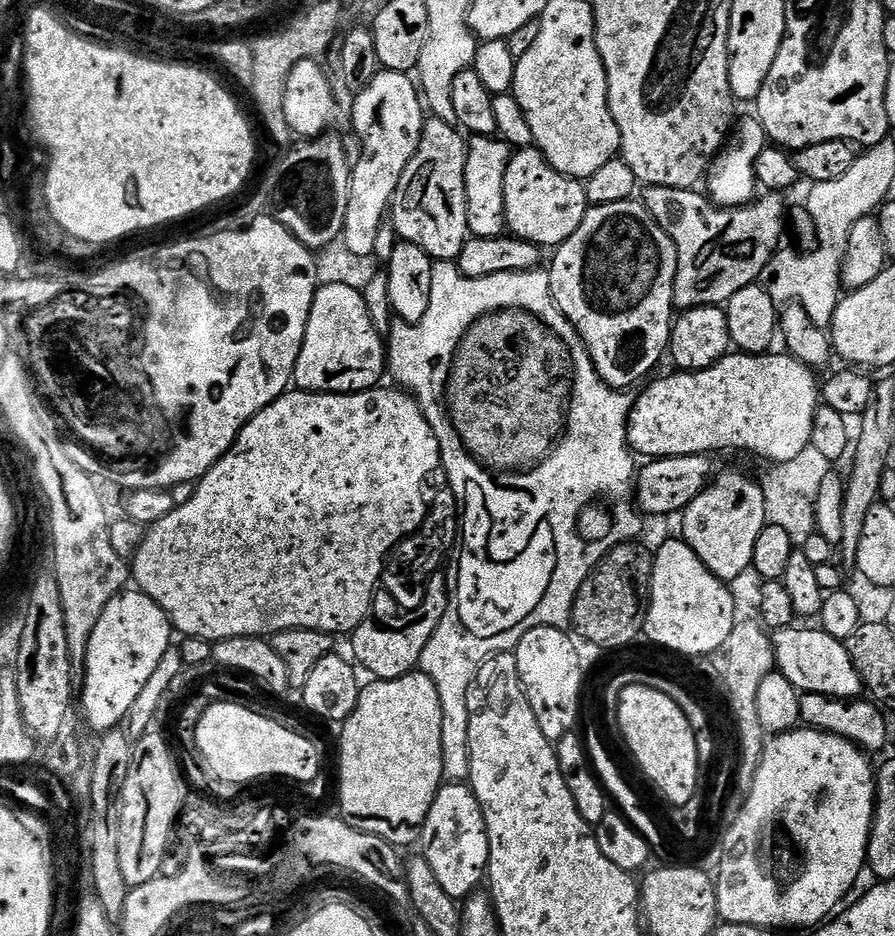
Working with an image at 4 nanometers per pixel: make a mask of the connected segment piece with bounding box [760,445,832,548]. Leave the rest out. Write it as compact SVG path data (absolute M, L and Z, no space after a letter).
M812 445L790 462L773 465L761 481L767 524L786 530L793 545L802 548L816 531L816 504L822 482L832 472L832 463Z

